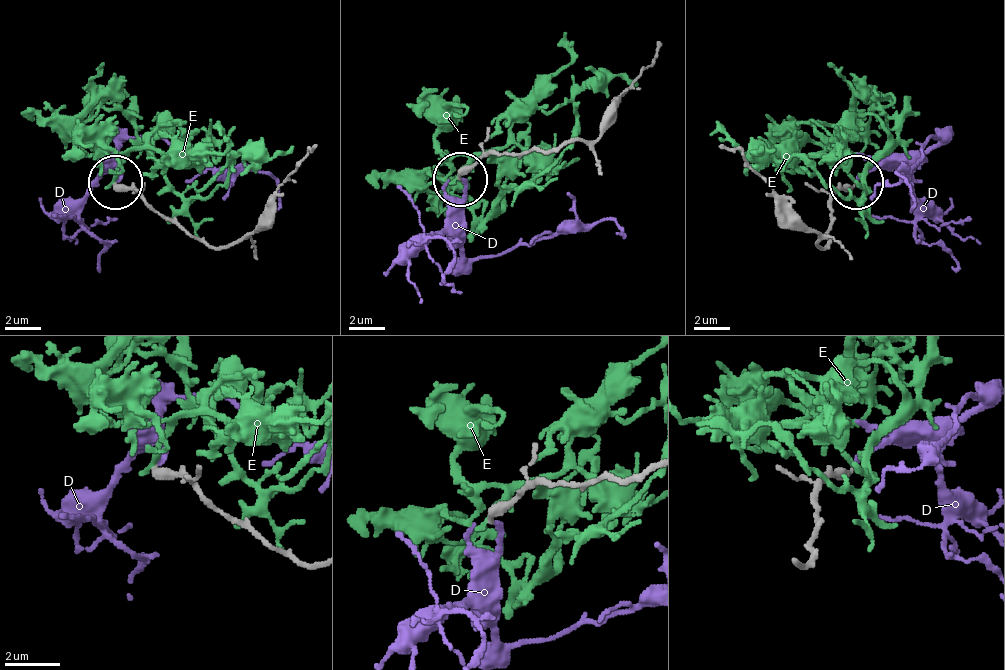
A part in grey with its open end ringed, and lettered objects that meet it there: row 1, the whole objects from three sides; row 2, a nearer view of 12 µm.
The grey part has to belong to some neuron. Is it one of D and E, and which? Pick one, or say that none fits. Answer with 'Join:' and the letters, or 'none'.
Join: D

